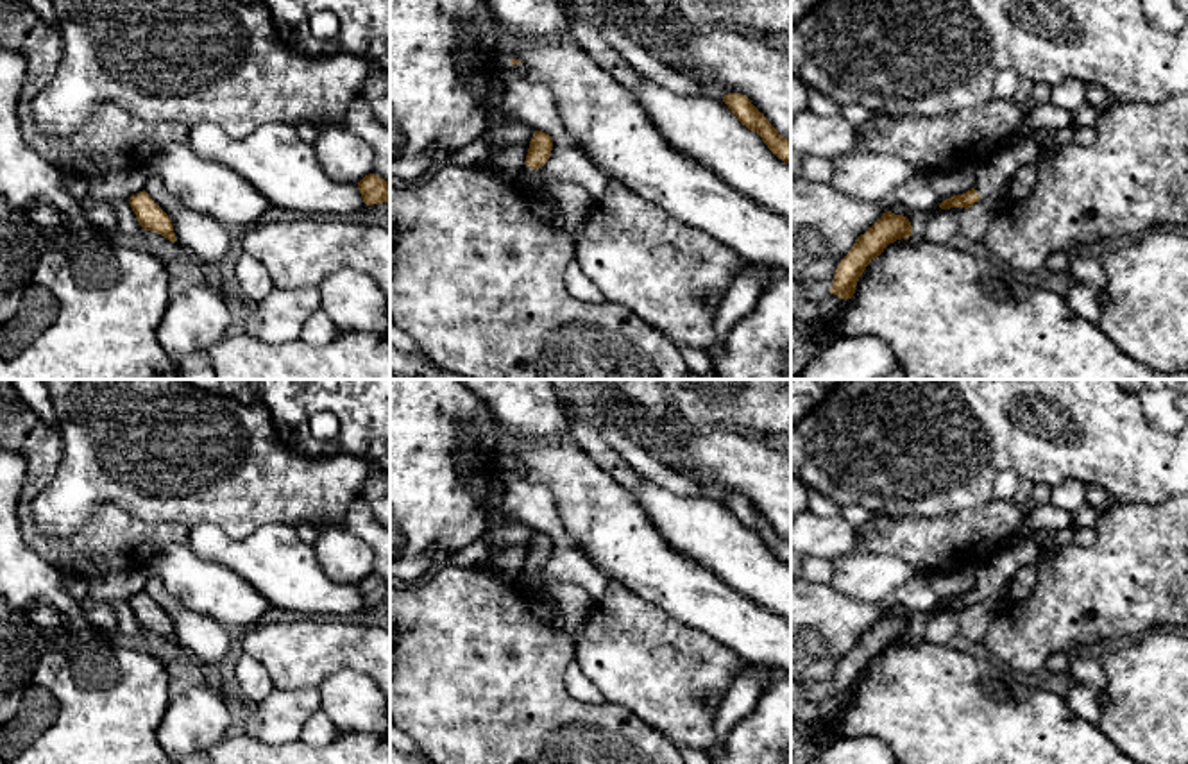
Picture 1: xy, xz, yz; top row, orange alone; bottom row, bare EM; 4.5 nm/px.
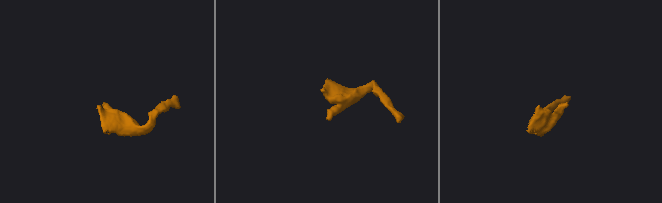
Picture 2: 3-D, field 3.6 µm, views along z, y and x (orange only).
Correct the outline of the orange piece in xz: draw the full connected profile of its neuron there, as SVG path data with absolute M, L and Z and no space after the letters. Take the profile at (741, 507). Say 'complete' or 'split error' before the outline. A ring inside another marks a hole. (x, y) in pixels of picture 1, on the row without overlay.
complete | M728 494L723 497L723 503L742 526L746 526L750 531L757 533L762 539L762 542L776 558L791 565L791 540L780 537L778 531L751 505L751 501L746 496Z

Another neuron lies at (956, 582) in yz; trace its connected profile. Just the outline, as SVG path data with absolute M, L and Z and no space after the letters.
M972 567L950 569L945 573L934 573L930 576L930 583L939 598L939 603L943 603L954 596L963 596L975 589L975 574Z

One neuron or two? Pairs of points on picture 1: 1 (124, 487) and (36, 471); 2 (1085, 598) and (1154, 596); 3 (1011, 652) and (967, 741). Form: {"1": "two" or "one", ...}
{"1": "two", "2": "one", "3": "two"}

